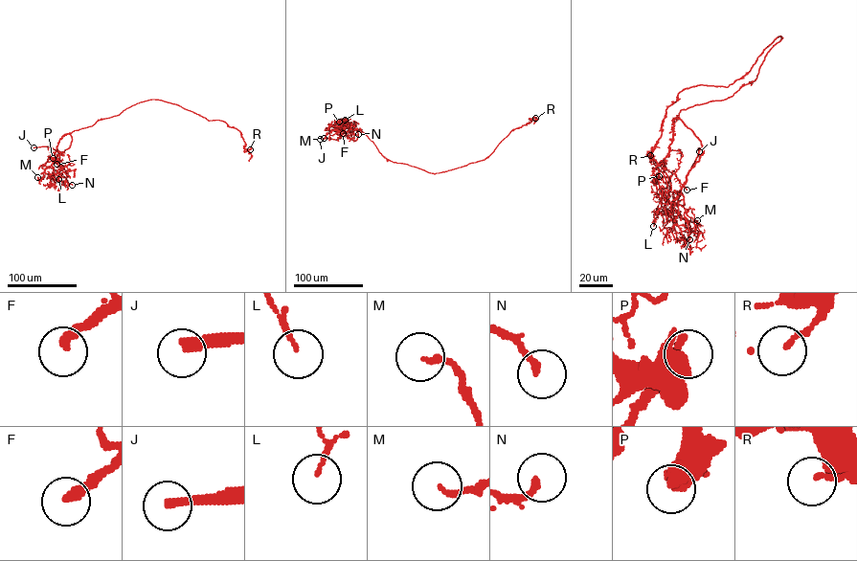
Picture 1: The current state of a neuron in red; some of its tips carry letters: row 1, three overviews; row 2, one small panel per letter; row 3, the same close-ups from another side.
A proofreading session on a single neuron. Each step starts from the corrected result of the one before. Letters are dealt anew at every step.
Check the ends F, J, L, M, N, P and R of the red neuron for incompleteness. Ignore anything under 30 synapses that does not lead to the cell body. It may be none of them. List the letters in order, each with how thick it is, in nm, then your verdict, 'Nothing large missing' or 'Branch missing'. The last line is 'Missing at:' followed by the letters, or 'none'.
F: Thickness 280 nm. Branch missing
J: Thickness 320 nm. Branch missing
L: Thickness 120 nm. Nothing large missing
M: Thickness 160 nm. Nothing large missing
N: Thickness 190 nm. Nothing large missing
P: Thickness 440 nm. Nothing large missing
R: Thickness 140 nm. Nothing large missing
Missing at: F, J

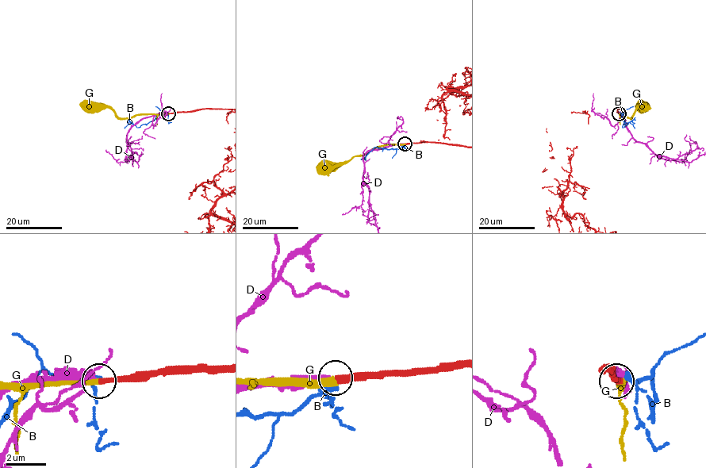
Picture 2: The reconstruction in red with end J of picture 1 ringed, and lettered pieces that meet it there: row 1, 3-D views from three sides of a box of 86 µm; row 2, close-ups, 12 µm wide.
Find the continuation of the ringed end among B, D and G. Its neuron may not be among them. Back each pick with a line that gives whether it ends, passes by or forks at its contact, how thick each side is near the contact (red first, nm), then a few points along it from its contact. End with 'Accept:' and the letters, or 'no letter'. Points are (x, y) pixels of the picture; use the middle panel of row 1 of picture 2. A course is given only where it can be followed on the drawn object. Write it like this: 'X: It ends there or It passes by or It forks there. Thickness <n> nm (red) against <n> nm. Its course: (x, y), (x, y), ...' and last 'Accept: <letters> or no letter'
G: It ends there. Thickness 320 nm (red) against 340 nm. Its course: (405, 143), (377, 146), (344, 163), (324, 165)
Accept: G

